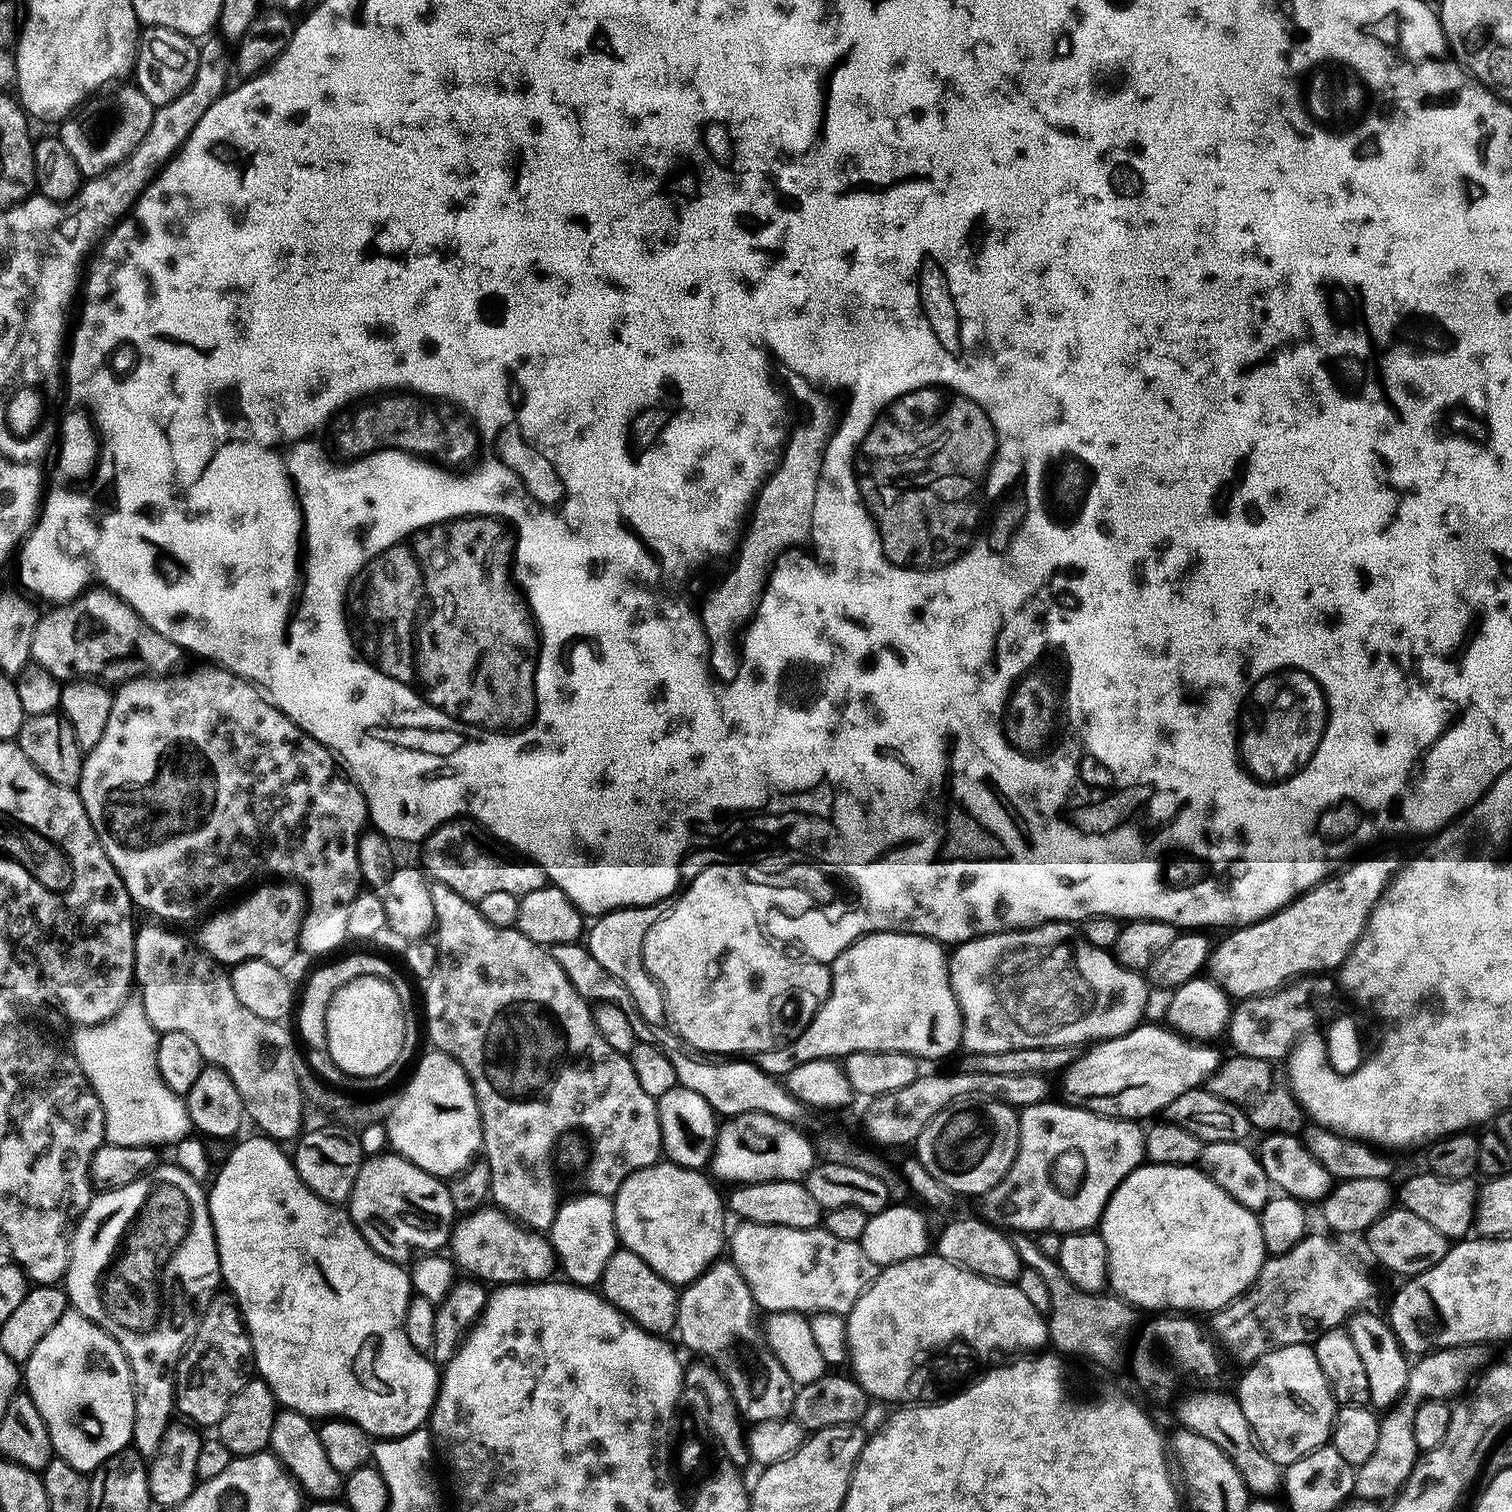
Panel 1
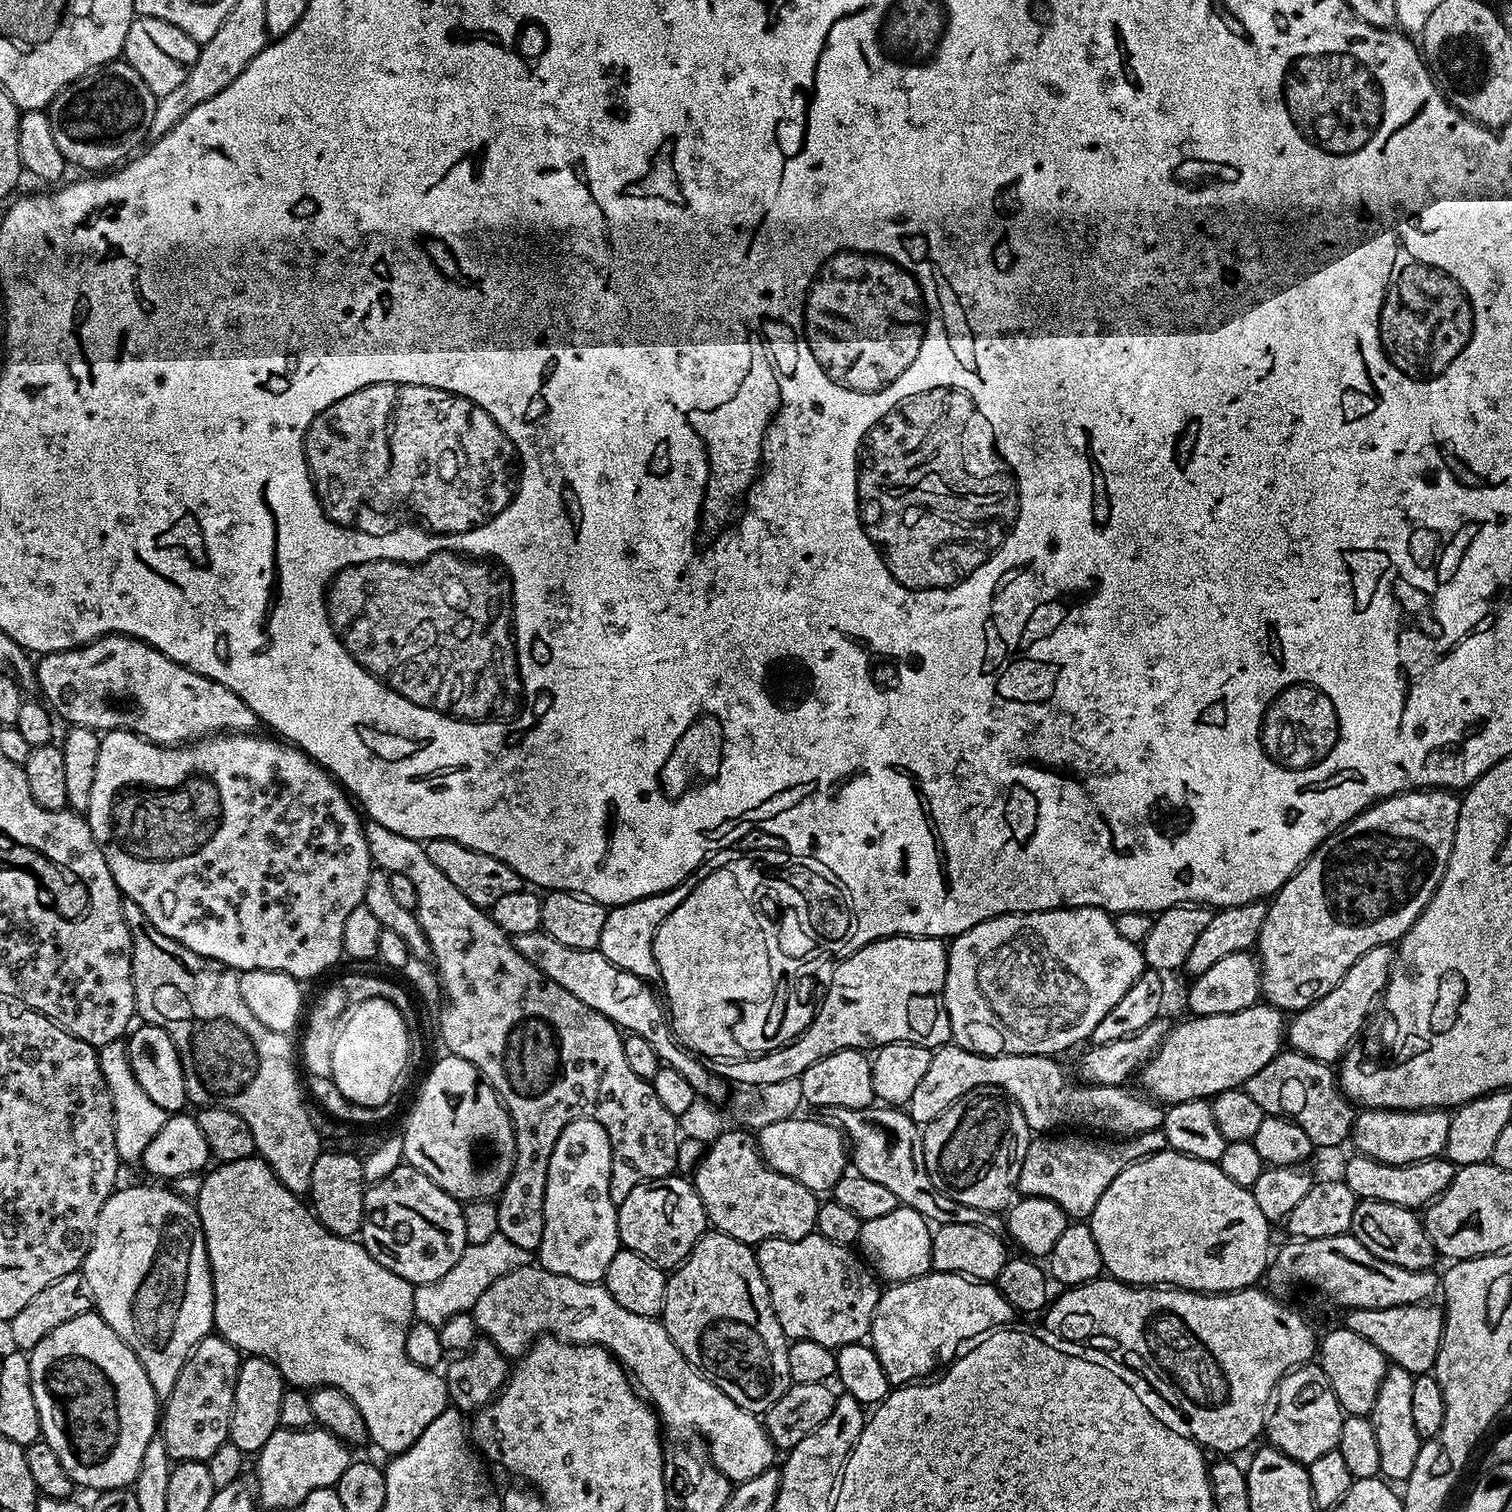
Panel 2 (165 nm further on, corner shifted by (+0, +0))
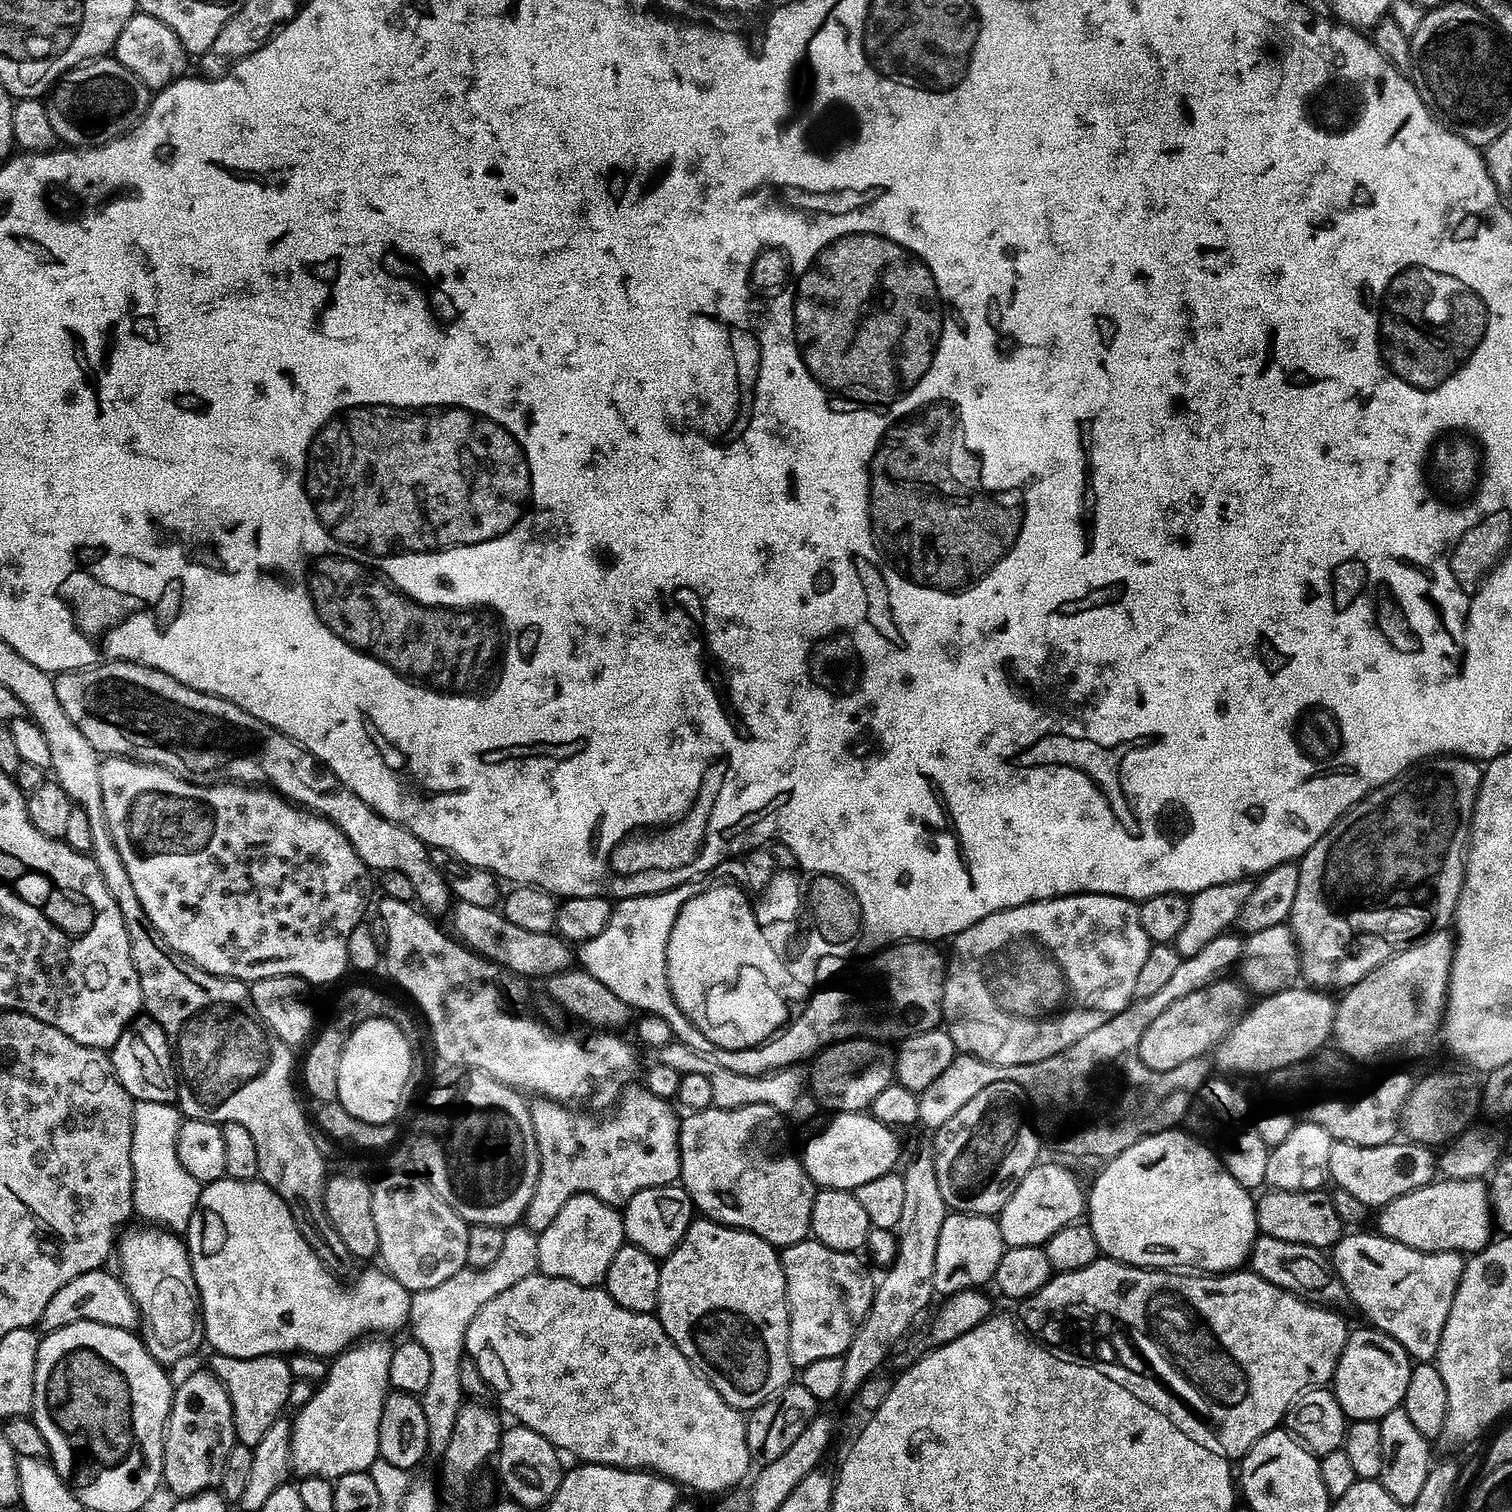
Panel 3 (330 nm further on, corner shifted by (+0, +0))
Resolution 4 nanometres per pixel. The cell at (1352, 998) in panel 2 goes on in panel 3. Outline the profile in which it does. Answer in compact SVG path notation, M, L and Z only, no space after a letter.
M1441 930L1432 932L1429 936L1419 940L1416 944L1411 944L1406 950L1402 950L1398 954L1394 954L1386 962L1382 962L1382 966L1378 966L1370 974L1366 974L1366 978L1362 978L1351 988L1343 993L1344 997L1339 997L1336 1005L1336 1013L1334 1014L1334 1022L1332 1023L1331 1039L1336 1040L1335 1047L1339 1049L1343 1055L1351 1058L1356 1062L1365 1062L1364 1060L1380 1060L1383 1056L1400 1056L1405 1052L1408 1056L1420 1056L1432 1044L1432 1039L1439 1037L1442 1032L1444 1022L1444 1005L1448 998L1448 979L1450 978L1450 970L1452 969L1452 950L1454 947L1454 936L1451 931Z

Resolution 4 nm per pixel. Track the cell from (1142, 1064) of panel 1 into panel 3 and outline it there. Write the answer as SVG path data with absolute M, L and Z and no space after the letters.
M1293 986L1269 996L1260 996L1257 999L1257 1004L1255 1001L1248 1011L1240 1017L1237 1024L1224 1035L1223 1040L1216 1045L1214 1057L1216 1056L1217 1066L1221 1068L1217 1069L1224 1074L1232 1074L1228 1072L1242 1072L1238 1074L1268 1072L1268 1074L1274 1074L1279 1068L1285 1068L1291 1064L1298 1064L1301 1060L1315 1057L1325 1047L1323 1044L1329 1043L1332 1035L1332 1023L1334 1022L1337 1001L1331 1000L1328 996L1331 995L1327 991L1307 986Z

